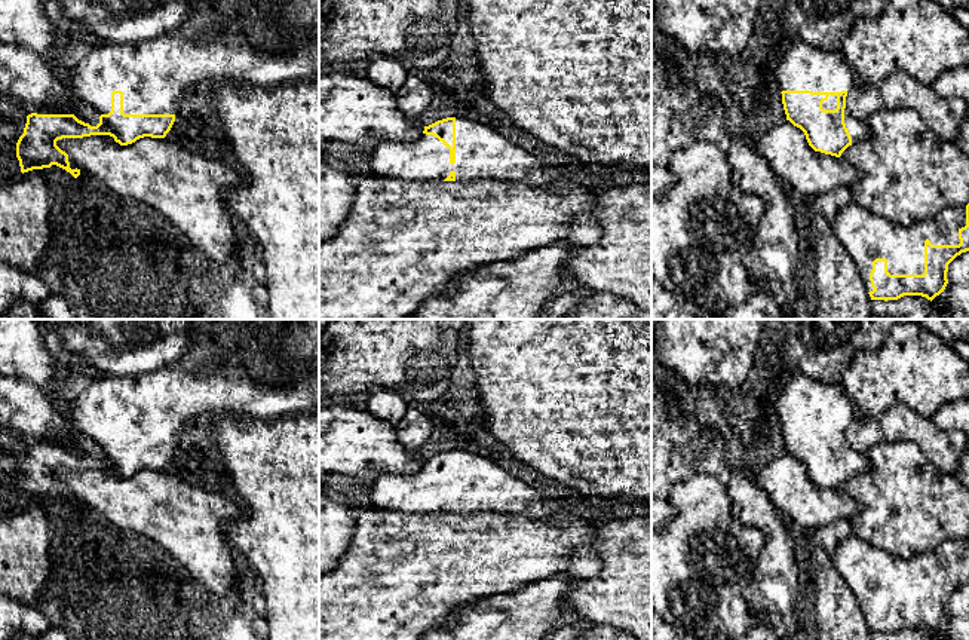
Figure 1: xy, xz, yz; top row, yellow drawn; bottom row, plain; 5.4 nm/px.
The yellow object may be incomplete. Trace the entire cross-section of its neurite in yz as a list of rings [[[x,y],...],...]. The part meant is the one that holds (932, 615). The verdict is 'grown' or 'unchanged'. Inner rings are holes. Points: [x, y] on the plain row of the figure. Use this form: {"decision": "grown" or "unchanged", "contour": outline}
{"decision": "grown", "contour": [[[852,536],[837,543],[832,561],[858,598],[871,633],[922,628],[932,634],[948,616],[948,597],[969,584],[969,536],[947,539],[935,549],[910,560],[893,557]]]}

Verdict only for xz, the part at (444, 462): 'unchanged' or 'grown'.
grown

